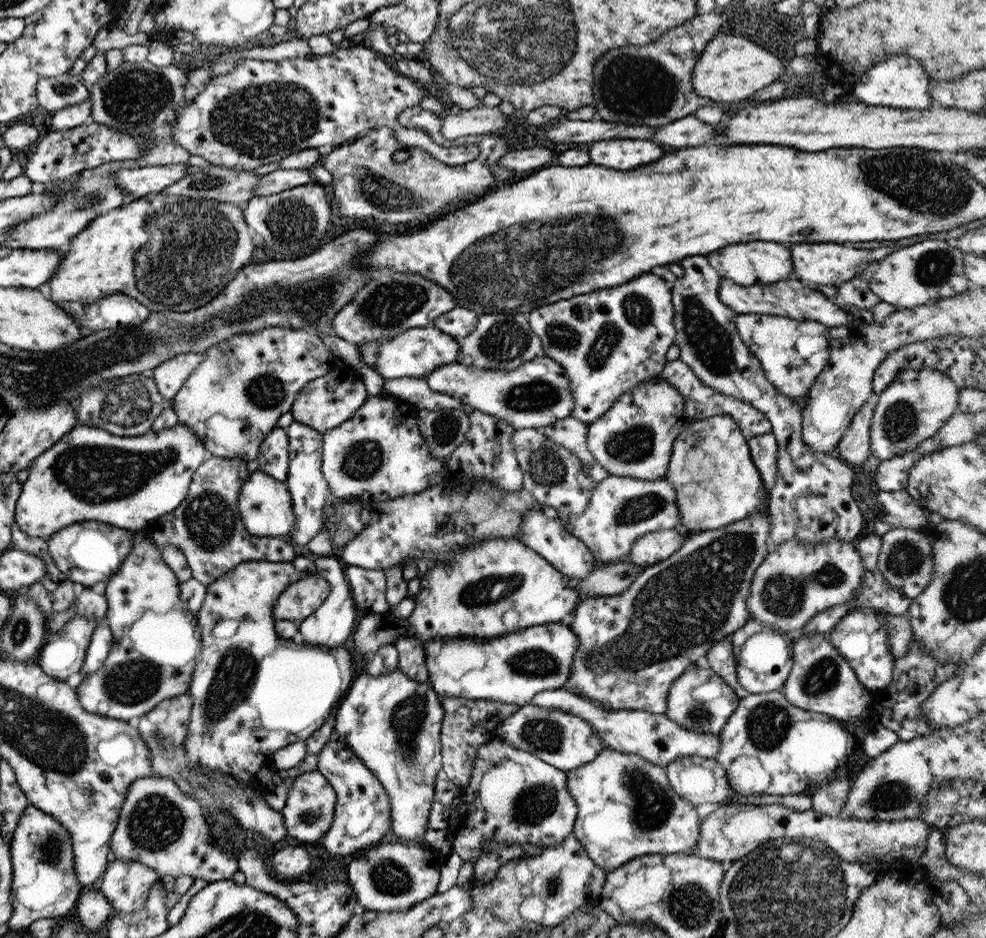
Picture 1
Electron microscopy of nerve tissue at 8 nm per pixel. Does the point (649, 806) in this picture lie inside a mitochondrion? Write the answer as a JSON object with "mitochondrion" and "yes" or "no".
{"mitochondrion":"yes"}

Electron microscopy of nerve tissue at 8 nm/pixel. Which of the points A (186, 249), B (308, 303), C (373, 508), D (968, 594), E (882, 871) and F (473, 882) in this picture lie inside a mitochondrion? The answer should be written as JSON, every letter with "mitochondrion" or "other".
{"A":"mitochondrion","B":"mitochondrion","C":"other","D":"mitochondrion","E":"other","F":"other"}

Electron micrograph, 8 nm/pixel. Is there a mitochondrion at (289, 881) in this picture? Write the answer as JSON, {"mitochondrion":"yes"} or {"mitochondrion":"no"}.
{"mitochondrion":"no"}

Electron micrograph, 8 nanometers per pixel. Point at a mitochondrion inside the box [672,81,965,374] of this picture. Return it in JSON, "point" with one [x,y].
{"point":[934,267]}

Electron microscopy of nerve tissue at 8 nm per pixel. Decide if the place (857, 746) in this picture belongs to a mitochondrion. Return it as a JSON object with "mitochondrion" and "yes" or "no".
{"mitochondrion":"no"}

